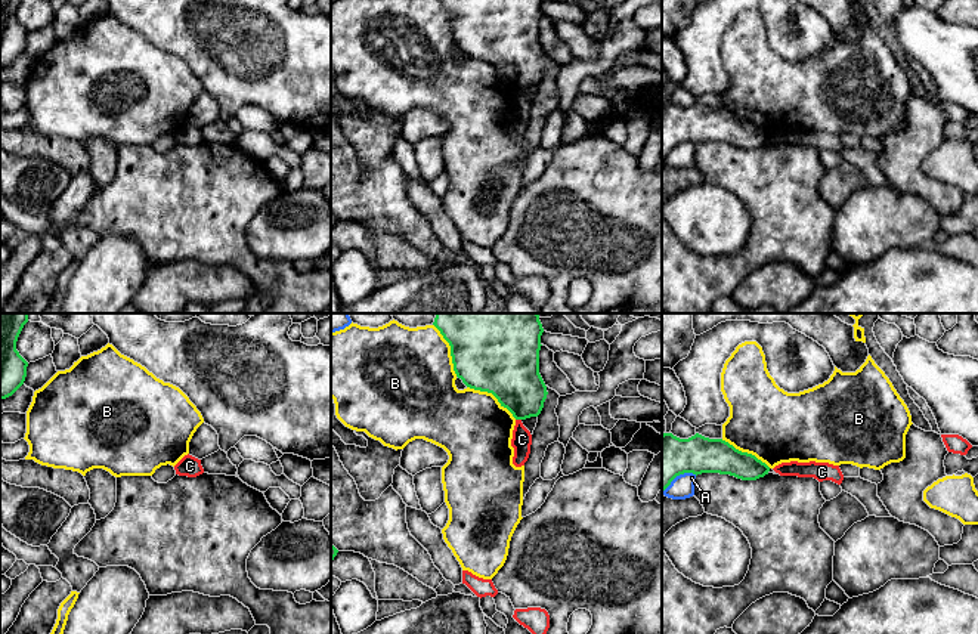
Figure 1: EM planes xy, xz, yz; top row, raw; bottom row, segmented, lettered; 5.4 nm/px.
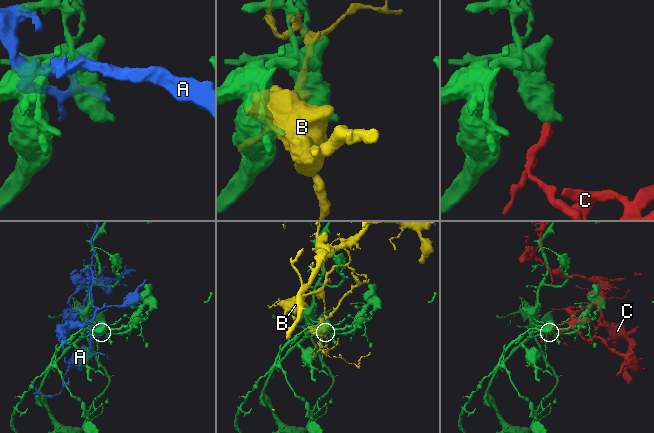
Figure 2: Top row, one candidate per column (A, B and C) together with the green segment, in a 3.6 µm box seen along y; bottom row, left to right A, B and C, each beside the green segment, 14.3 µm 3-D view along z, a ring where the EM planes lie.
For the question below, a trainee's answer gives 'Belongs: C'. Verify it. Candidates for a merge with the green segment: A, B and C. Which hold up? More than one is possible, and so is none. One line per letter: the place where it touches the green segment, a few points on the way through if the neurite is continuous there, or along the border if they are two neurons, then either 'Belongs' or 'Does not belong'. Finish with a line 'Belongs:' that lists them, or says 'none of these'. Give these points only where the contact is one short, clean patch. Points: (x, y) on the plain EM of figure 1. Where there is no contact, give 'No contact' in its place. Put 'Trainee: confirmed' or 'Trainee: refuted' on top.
Trainee: refuted
A: Touches green at yz (678, 144). Does not belong
B: Touches green at xz (492, 62). Does not belong
C: Touches green at xz (519, 87). Boundary: xz (516, 87), (520, 89). Does not belong
Belongs: none of these

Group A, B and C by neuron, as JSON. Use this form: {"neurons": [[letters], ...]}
{"neurons": [["A"], ["B"], ["C"]]}

